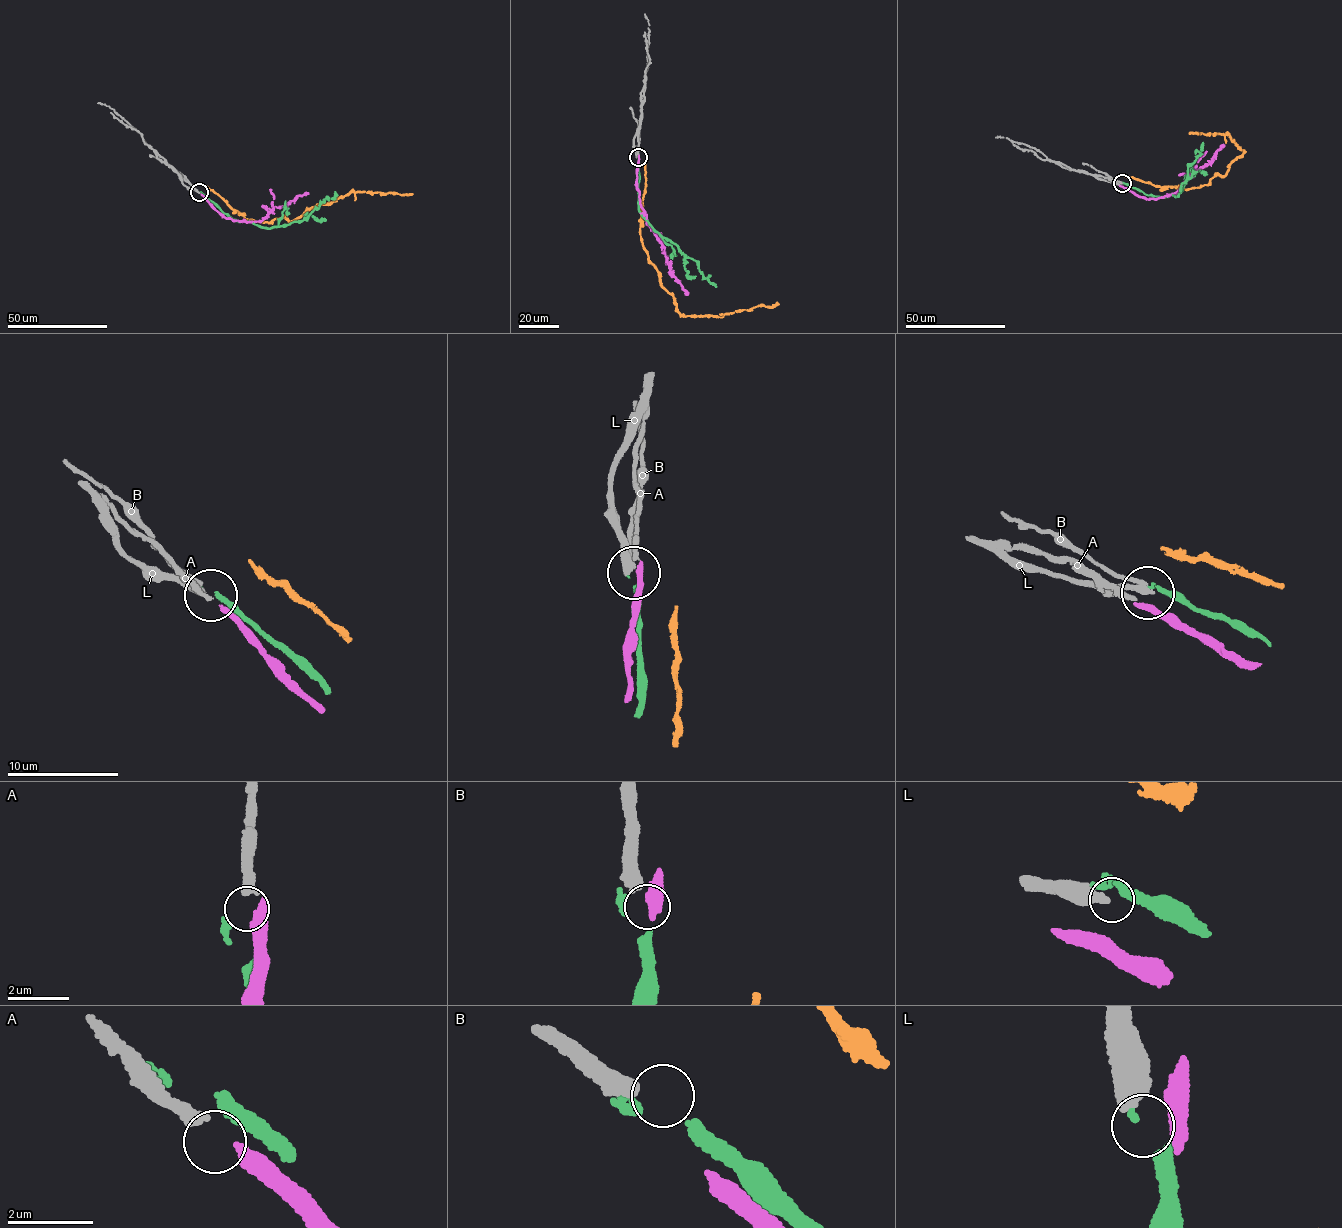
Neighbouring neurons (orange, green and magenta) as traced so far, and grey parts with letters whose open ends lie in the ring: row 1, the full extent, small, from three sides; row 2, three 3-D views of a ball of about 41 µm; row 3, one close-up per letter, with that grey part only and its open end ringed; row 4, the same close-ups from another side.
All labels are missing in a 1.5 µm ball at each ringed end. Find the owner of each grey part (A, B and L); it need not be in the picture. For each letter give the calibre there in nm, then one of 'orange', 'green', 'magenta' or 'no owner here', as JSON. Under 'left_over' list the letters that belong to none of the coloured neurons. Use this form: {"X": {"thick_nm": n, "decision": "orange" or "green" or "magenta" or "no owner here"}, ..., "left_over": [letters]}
{"A": {"thick_nm": 340, "decision": "magenta"}, "B": {"thick_nm": 380, "decision": "green"}, "L": {"thick_nm": 500, "decision": "no owner here"}, "left_over": ["L"]}

